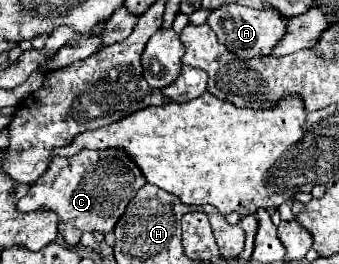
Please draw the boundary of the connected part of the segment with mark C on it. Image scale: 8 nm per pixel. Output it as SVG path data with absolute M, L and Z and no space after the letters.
M82 150L72 158L52 158L48 170L18 202L18 212L54 210L60 218L58 232L68 246L78 246L84 232L112 232L128 202L146 184L138 166L122 150Z

